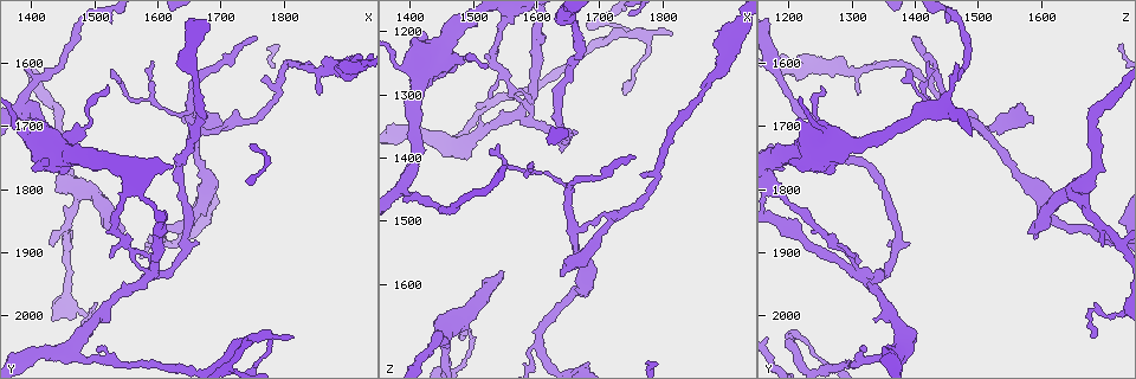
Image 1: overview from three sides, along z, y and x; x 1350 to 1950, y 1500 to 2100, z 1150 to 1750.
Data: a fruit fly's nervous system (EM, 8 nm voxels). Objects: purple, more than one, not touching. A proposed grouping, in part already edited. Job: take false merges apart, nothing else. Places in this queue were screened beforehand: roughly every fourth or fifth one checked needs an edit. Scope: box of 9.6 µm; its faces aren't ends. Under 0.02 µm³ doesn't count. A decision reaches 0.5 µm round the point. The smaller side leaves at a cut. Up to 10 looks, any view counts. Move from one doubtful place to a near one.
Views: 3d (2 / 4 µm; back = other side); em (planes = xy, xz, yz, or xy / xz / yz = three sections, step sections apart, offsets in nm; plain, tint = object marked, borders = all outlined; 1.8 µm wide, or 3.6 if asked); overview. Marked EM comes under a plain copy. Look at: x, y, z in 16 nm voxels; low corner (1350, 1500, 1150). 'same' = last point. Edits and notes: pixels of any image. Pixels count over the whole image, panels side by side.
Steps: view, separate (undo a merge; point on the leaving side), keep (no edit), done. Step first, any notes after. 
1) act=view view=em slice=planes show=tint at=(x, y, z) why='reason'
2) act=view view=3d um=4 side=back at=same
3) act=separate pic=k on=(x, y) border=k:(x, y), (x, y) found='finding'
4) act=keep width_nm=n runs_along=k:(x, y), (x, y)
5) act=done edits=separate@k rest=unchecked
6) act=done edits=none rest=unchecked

act=view view=3d um=4 at=(1460, 2055, 1375) why='three-way junction'

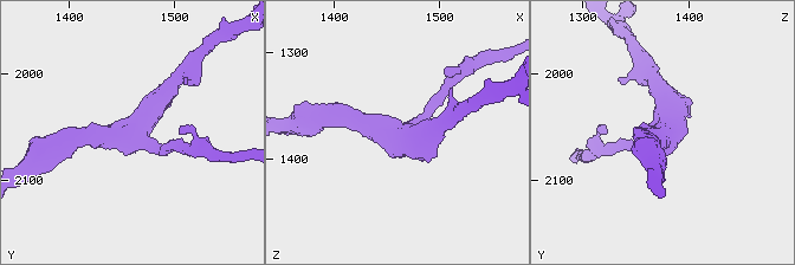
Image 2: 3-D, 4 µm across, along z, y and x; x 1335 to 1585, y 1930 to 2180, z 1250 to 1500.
act=view view=em slice=planes show=tint at=(1464, 2056, 1374) arms=3 arm_widths_nm=180,280,280 why='need the tissue'

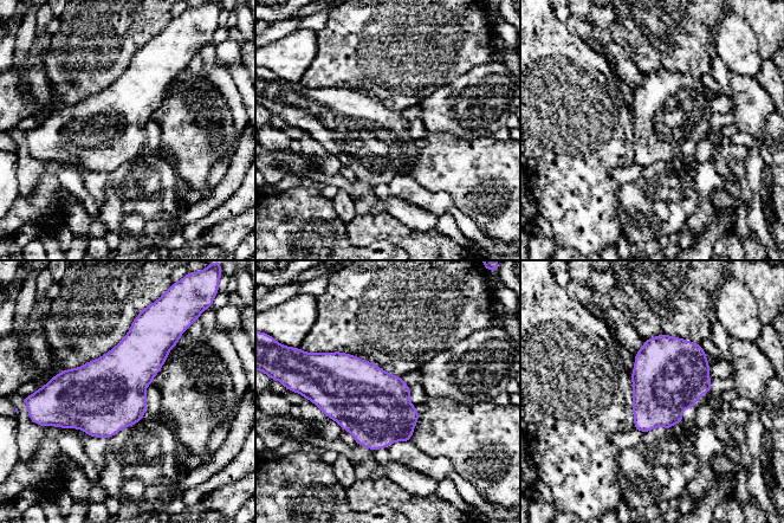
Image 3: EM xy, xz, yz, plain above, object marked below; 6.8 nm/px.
act=keep found='continuous, no second cell'

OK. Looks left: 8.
act=view view=3d um=4 at=(1590, 1935, 1305) why='three-way junction'

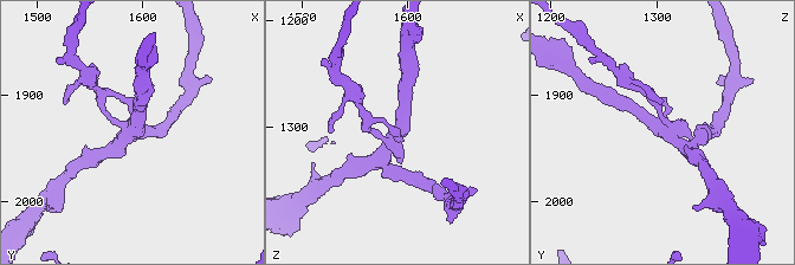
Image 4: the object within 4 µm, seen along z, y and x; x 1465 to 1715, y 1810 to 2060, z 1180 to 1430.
act=view view=em slice=planes show=tint at=(1586, 1934, 1306) arms=3 arm_widths_nm=200,240,240

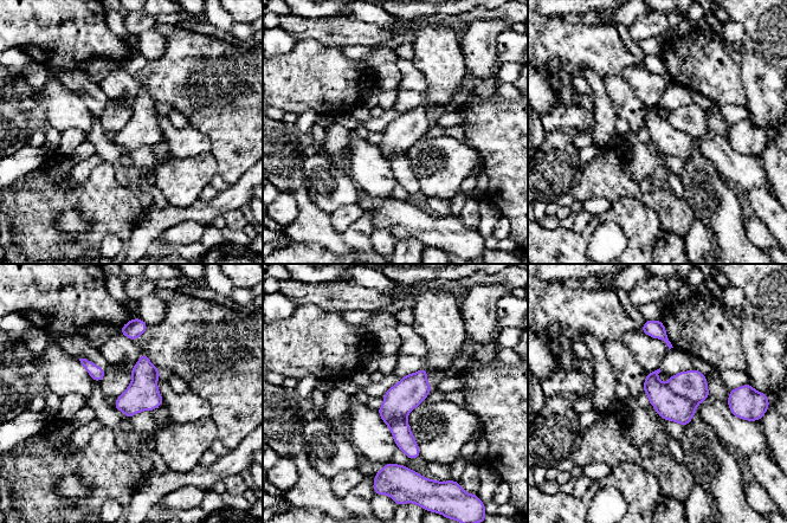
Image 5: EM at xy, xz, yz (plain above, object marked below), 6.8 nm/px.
act=separate pic=5 on=(672, 407) border=5:(665, 383), (696, 406) found='a second cell is stuck on'

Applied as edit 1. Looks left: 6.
act=view view=overview

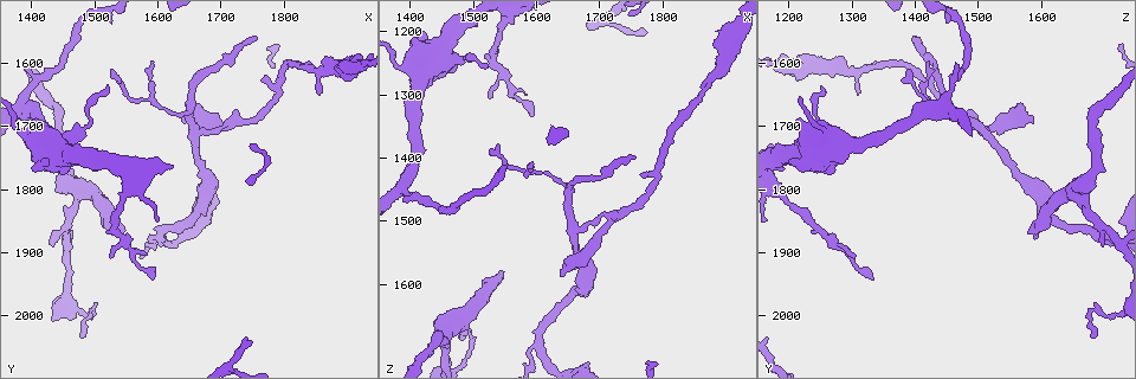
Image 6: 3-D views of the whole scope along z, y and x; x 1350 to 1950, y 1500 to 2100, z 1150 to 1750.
act=view view=3d um=4 at=(1470, 1800, 1660) why='three-way junction'

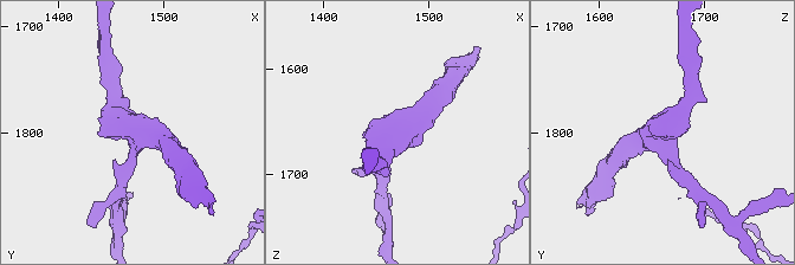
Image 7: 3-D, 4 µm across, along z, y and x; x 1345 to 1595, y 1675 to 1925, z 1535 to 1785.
act=view view=em slice=planes show=tint at=(1474, 1800, 1666)

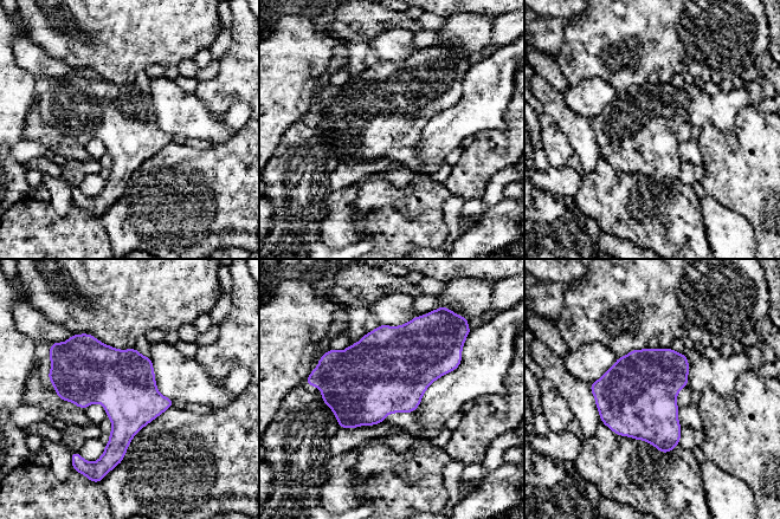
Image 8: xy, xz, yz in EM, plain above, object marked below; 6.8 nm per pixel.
act=keep found='continuous, no second cell'

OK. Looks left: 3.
act=view view=3d um=2 at=(1655, 1670, 1450)

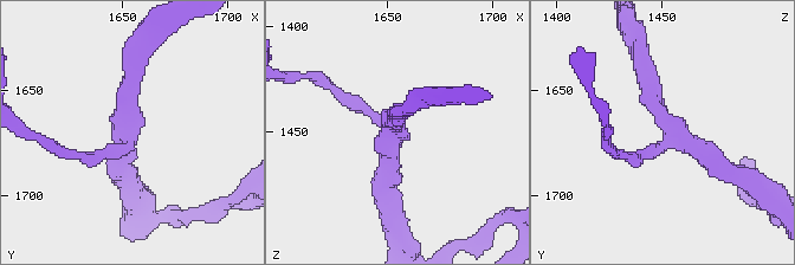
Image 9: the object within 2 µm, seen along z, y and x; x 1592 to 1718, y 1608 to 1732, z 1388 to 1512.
act=view view=em slice=yz step=16 show=tint at=(1651, 1672, 1452) why='now the EM'

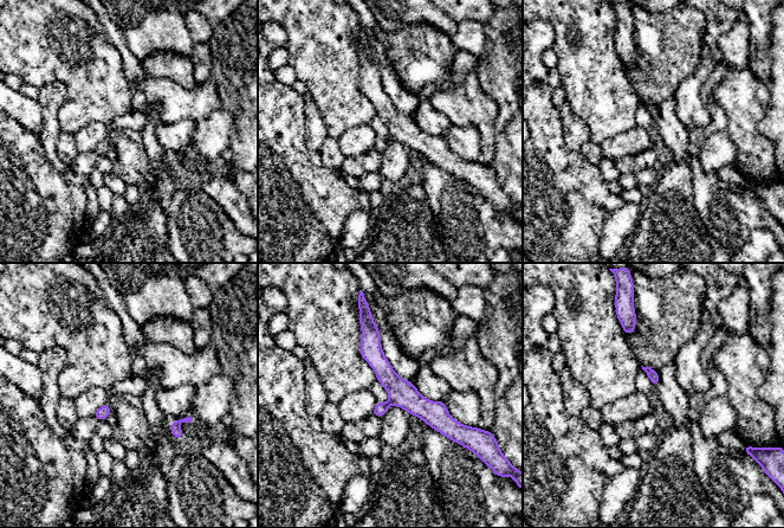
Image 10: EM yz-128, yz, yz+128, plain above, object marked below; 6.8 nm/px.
act=keep runs_along=10:(373, 327), (383, 372), (449, 433) found='one cell here'

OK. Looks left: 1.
act=done edits=separate@5 rest=unchecked

